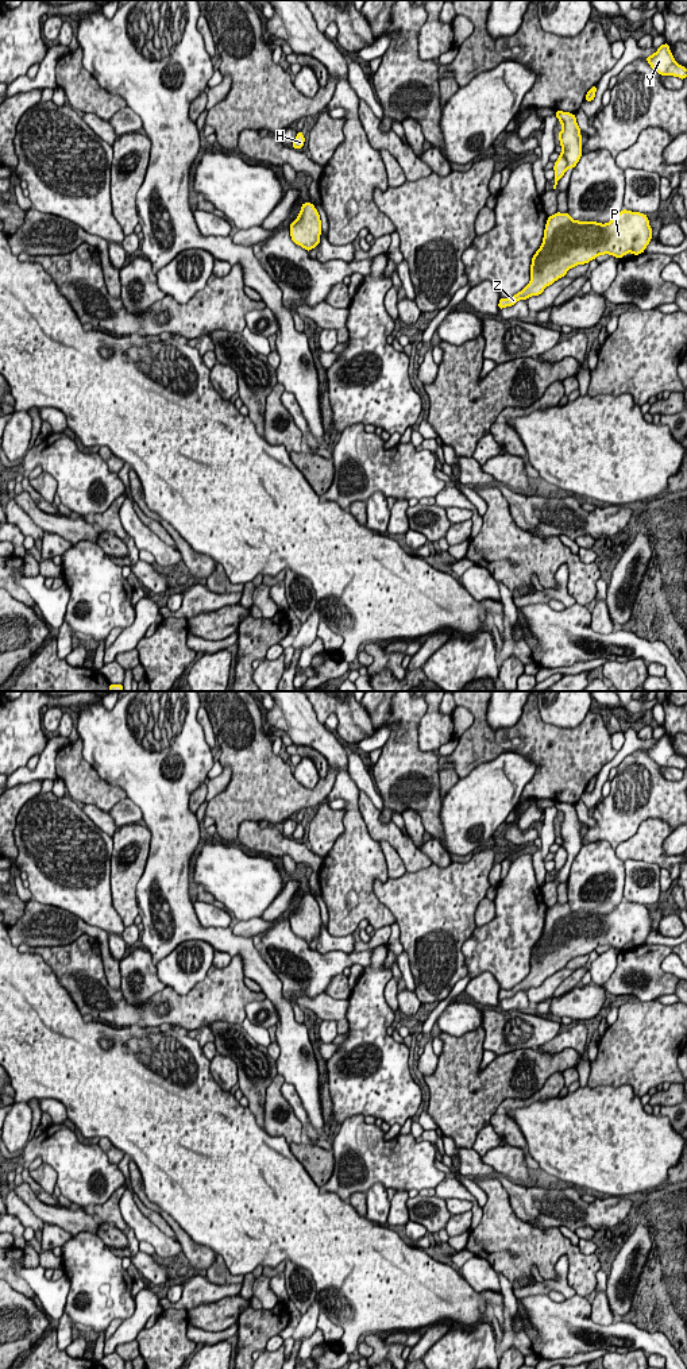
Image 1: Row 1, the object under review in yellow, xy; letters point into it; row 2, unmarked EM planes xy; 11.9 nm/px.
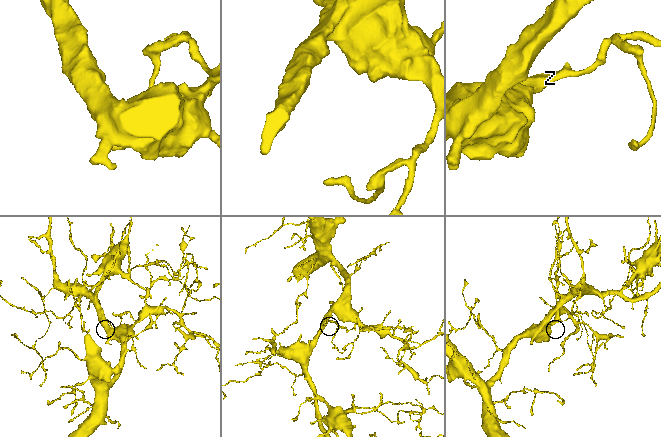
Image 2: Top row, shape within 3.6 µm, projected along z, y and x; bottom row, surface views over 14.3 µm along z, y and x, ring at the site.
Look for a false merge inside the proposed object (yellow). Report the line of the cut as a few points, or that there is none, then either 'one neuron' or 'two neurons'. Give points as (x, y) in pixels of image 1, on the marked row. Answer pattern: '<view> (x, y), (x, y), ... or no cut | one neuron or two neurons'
xy (560, 154), (567, 168) | two neurons

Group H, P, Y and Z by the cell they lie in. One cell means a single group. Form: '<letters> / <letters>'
H P Z / Y

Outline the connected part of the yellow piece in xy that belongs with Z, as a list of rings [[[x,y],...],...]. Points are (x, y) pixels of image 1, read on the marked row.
[[[622,209],[613,220],[606,224],[597,221],[572,220],[568,212],[549,216],[544,230],[544,238],[540,248],[532,257],[530,281],[512,298],[499,298],[499,311],[514,305],[518,300],[528,300],[539,296],[544,289],[552,285],[567,271],[578,265],[588,263],[598,255],[610,254],[615,258],[624,258],[625,254],[642,254],[652,239],[652,228],[645,213]]]

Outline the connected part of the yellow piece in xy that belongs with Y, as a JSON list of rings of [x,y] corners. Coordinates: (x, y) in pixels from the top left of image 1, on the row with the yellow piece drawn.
[[[668,43],[661,45],[656,53],[645,58],[660,76],[674,76],[683,81],[687,77],[687,69],[675,61]]]

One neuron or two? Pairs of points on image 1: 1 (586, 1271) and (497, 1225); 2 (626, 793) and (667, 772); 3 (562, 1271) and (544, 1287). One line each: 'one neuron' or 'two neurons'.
1: one neuron
2: two neurons
3: one neuron

